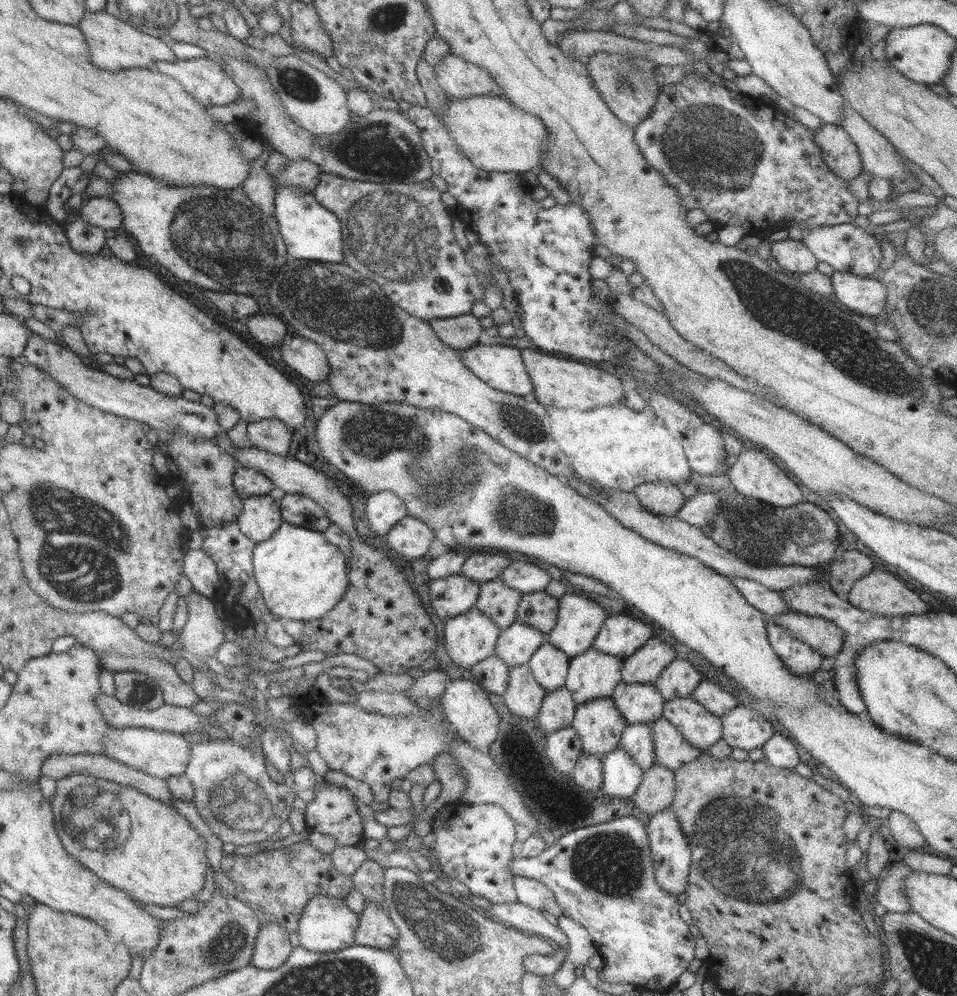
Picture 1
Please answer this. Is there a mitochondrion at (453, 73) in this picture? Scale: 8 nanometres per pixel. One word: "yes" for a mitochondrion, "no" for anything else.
no

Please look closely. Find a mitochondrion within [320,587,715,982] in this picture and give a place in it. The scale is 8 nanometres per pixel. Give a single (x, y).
(440, 925)

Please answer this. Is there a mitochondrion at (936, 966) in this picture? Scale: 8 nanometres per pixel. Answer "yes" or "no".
yes

